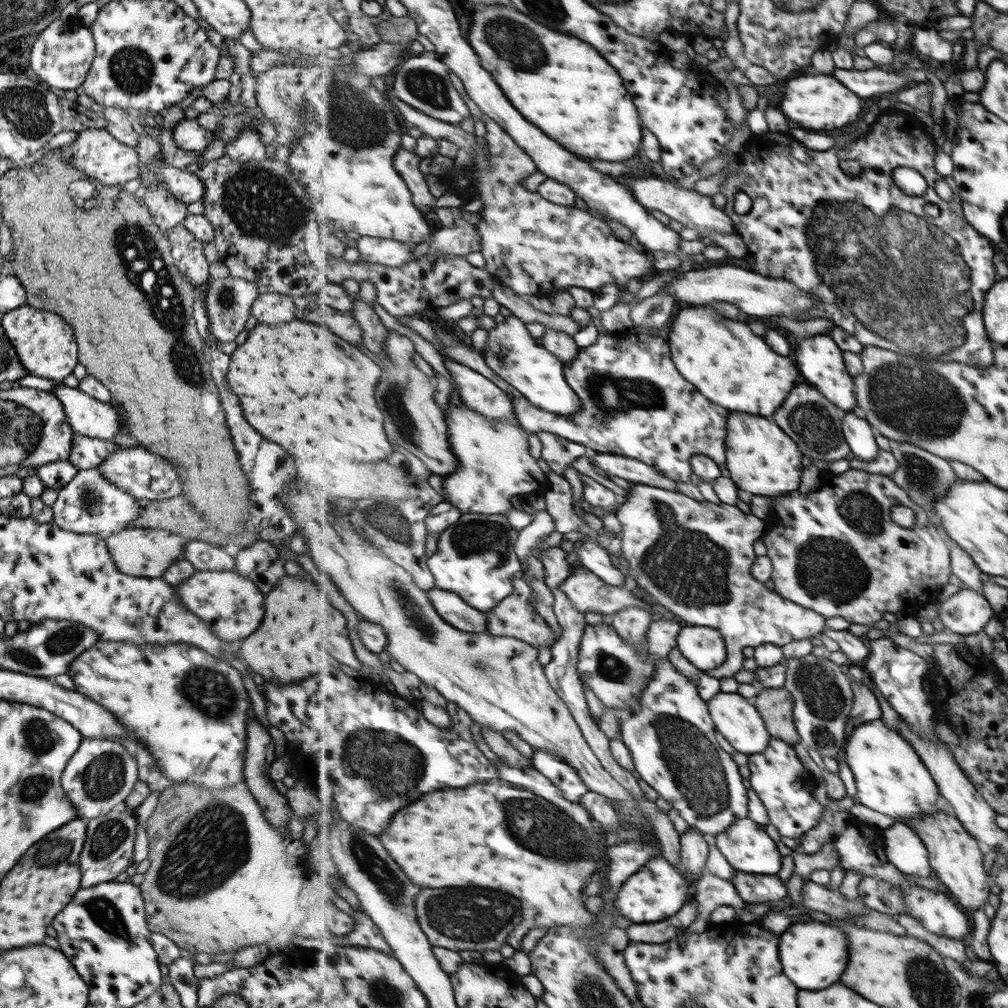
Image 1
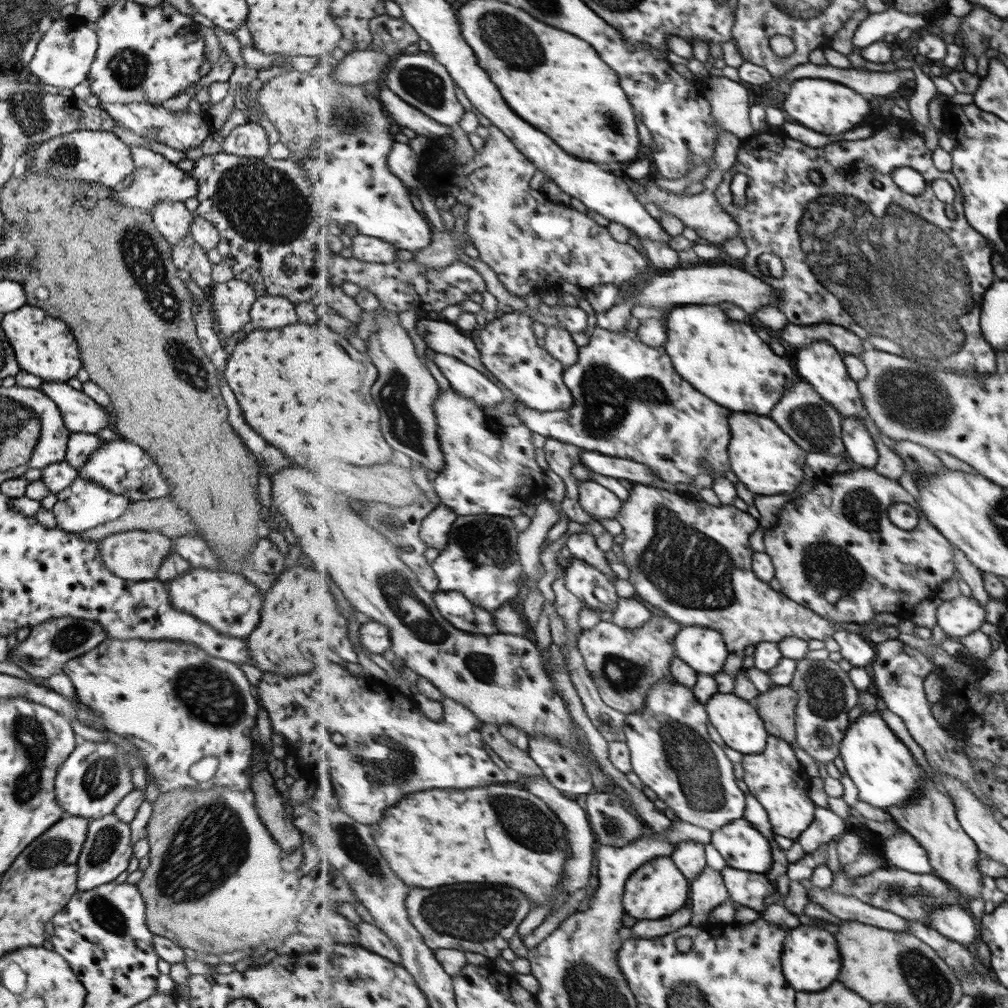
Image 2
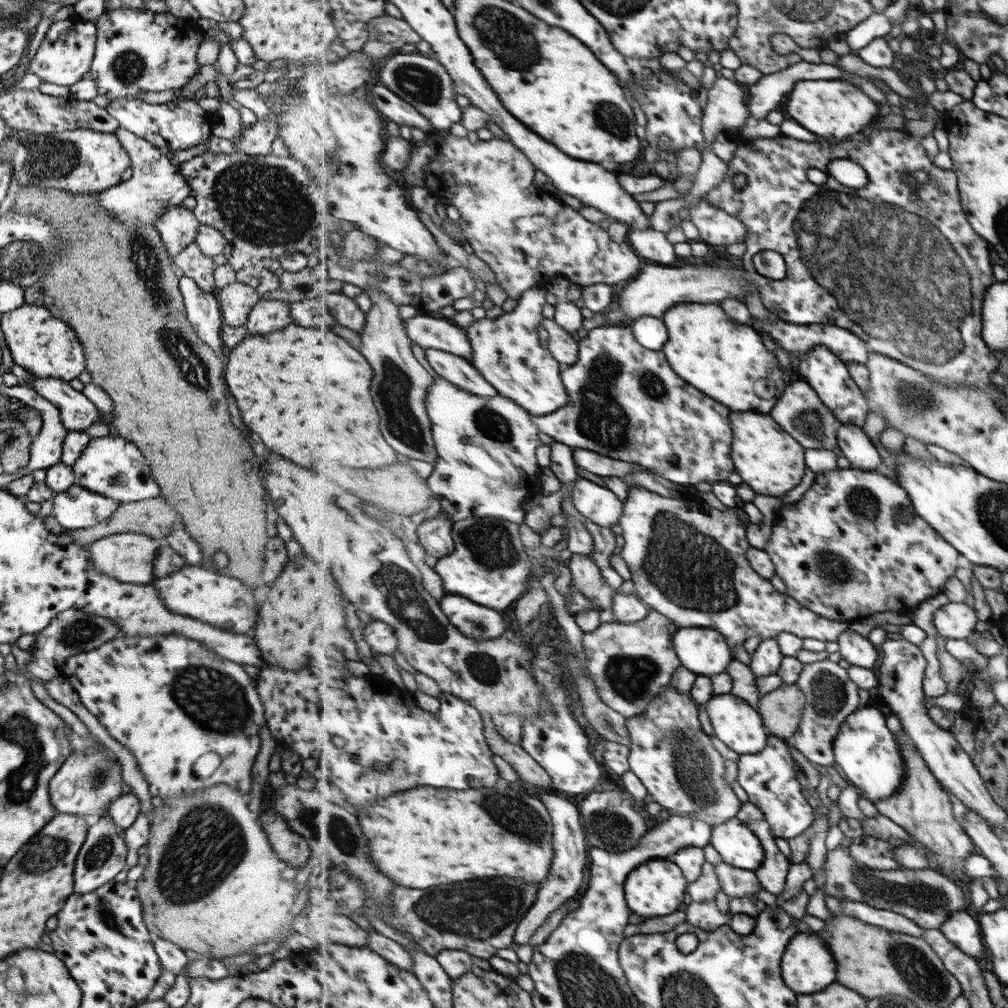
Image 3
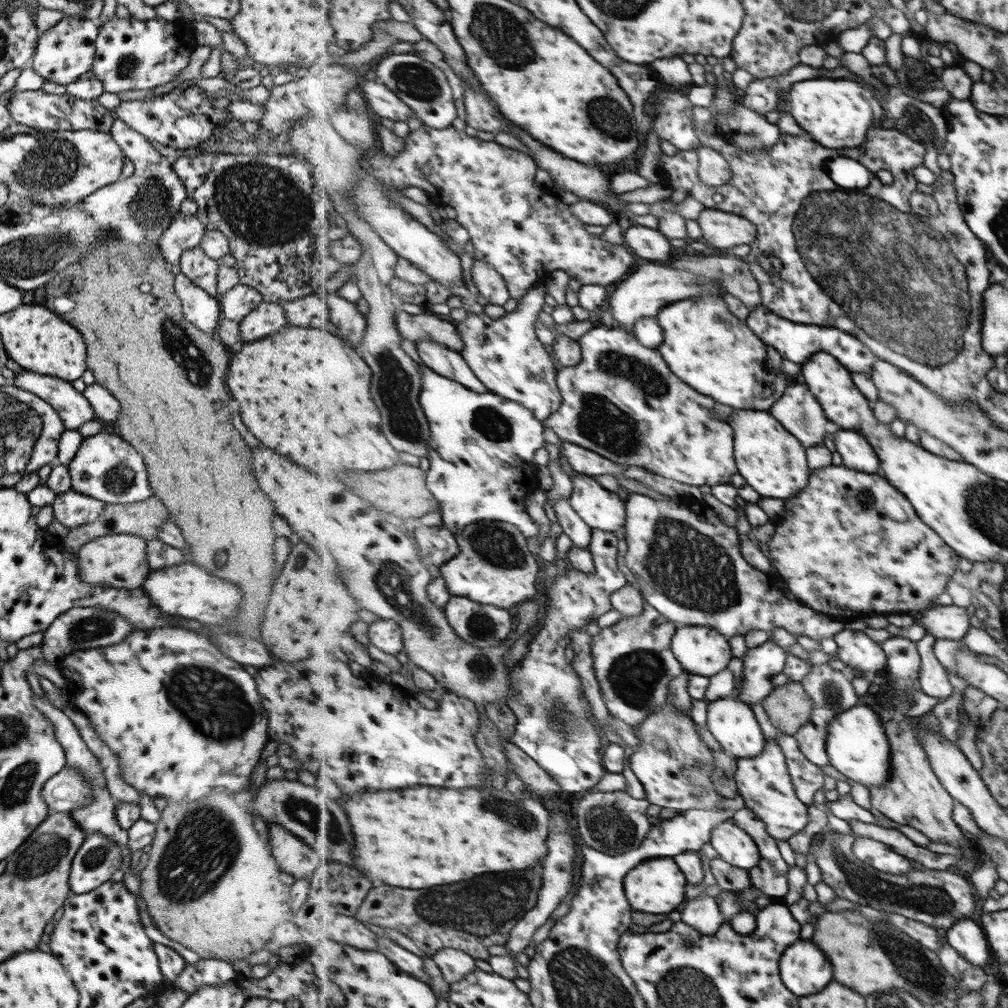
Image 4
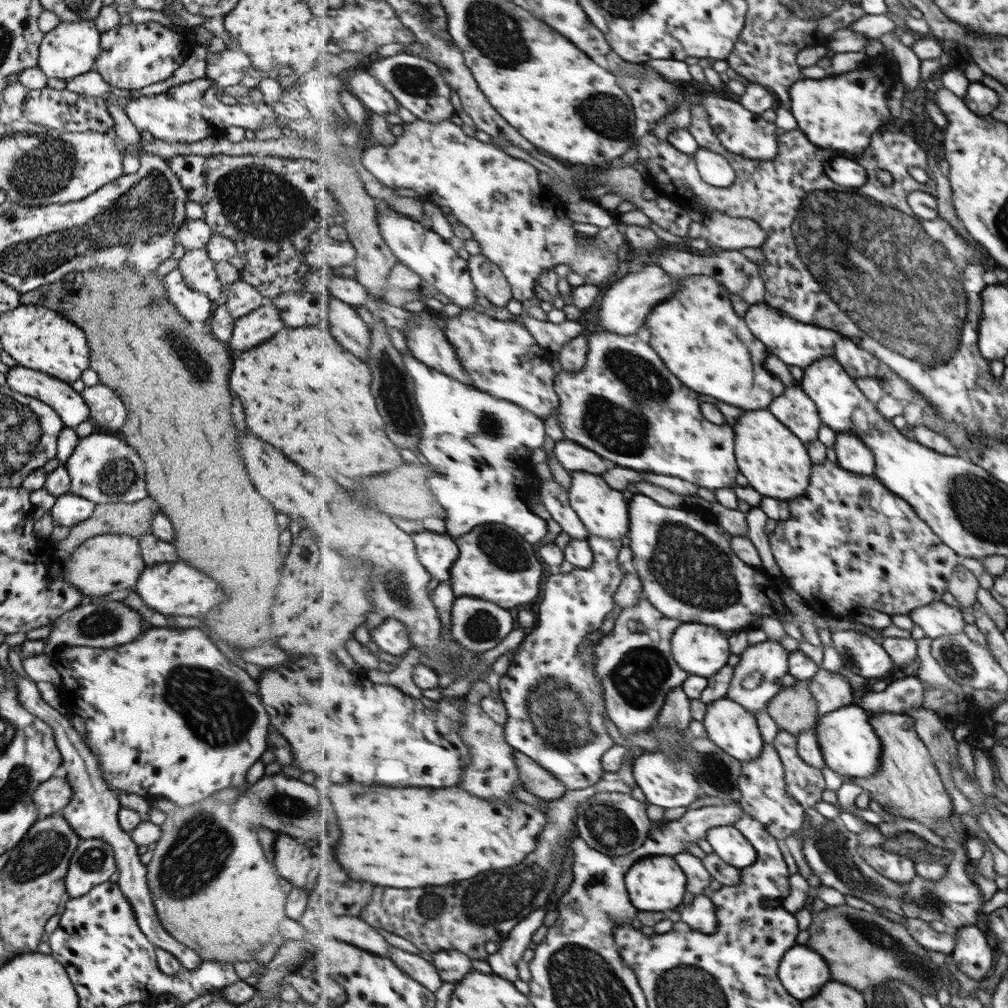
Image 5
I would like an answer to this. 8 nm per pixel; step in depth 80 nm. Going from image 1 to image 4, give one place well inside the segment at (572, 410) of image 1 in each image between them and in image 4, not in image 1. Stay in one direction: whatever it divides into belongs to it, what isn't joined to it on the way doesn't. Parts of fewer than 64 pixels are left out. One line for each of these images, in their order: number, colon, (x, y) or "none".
2: (508, 346)
3: (507, 350)
4: (499, 350)

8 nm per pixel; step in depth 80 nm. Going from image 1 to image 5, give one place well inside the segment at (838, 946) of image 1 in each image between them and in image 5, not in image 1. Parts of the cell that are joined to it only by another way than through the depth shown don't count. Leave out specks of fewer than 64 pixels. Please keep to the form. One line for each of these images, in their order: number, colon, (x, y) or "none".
2: (811, 961)
3: (808, 965)
4: (805, 970)
5: (803, 972)

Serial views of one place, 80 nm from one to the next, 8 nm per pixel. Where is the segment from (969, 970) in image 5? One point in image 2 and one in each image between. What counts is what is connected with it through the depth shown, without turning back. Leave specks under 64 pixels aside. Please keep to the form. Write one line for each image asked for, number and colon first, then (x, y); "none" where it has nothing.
2: (953, 921)
3: (962, 928)
4: (966, 935)

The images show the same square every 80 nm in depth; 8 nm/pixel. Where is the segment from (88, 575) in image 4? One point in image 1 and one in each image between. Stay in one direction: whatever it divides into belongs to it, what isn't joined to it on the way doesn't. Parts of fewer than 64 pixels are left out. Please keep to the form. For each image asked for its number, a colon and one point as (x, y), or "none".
1: (146, 552)
2: (135, 555)
3: (127, 557)

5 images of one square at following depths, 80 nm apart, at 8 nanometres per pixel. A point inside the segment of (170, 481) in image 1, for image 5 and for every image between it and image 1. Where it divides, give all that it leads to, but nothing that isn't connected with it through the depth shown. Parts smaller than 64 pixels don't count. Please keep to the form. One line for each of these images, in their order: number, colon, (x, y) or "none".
2: (122, 468)
3: (110, 466)
4: (105, 468)
5: (102, 469)

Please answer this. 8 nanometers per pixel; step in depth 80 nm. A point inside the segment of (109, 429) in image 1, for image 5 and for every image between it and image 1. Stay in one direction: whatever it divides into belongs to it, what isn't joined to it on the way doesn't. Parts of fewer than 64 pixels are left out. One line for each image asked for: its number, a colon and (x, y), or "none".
2: (79, 413)
3: (76, 413)
4: (73, 409)
5: (69, 405)

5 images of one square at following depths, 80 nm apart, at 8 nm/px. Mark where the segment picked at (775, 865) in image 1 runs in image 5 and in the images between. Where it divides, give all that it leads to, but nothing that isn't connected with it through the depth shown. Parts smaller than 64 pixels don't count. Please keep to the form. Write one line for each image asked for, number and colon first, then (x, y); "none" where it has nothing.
2: (745, 847)
3: (739, 846)
4: (734, 845)
5: (729, 842)

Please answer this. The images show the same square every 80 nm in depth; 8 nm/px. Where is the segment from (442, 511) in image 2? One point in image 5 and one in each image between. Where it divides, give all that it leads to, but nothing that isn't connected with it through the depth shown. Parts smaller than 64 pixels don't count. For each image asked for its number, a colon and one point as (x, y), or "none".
3: (436, 535)
4: (437, 544)
5: (438, 552)

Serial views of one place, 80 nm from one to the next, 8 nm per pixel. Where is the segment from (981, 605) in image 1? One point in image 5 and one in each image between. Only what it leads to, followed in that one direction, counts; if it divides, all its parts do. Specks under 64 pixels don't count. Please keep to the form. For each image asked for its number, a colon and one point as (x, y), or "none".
2: (962, 616)
3: (955, 620)
4: (951, 622)
5: (937, 619)

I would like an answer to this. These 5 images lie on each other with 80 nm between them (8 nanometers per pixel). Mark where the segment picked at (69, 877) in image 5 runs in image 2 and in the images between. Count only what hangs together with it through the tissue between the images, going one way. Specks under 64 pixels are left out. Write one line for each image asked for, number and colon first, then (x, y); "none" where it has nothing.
2: (105, 853)
3: (102, 854)
4: (97, 858)

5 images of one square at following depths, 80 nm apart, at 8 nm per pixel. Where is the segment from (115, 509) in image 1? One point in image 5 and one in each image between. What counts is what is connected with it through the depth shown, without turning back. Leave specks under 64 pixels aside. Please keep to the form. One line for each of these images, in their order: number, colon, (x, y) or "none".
2: (82, 505)
3: (75, 508)
4: (71, 509)
5: (68, 510)

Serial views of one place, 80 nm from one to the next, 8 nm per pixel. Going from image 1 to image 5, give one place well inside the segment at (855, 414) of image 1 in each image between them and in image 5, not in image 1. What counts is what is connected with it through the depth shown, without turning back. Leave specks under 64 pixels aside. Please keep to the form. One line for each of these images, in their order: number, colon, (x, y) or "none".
2: (862, 449)
3: (856, 444)
4: (858, 453)
5: (853, 454)

